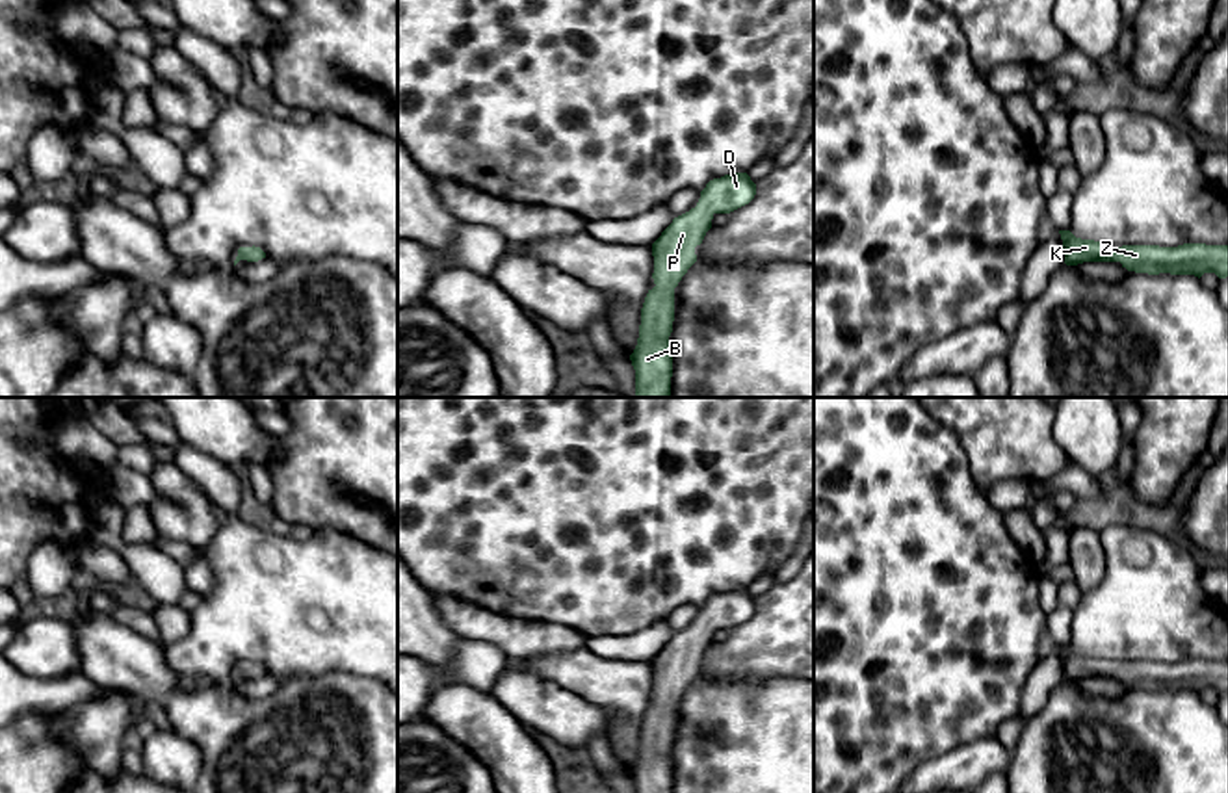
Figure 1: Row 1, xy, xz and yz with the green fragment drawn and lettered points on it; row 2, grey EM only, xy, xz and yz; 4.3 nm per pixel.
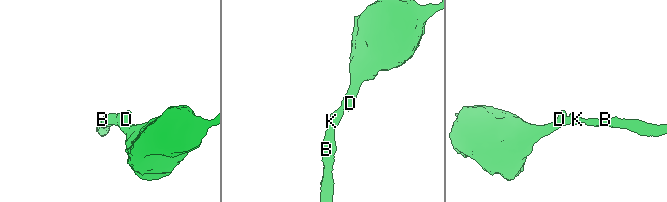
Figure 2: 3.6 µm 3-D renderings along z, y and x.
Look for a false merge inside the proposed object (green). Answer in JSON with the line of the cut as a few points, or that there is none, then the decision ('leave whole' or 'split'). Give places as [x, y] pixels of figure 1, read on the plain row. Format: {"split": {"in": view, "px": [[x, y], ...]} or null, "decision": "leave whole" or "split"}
{"split": null, "decision": "leave whole"}

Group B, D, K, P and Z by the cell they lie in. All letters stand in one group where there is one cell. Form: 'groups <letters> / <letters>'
groups B D K P Z

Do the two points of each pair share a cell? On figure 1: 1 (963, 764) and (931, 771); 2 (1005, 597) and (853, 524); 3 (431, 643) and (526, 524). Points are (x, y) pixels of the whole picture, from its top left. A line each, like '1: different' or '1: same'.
1: same
2: same
3: different

